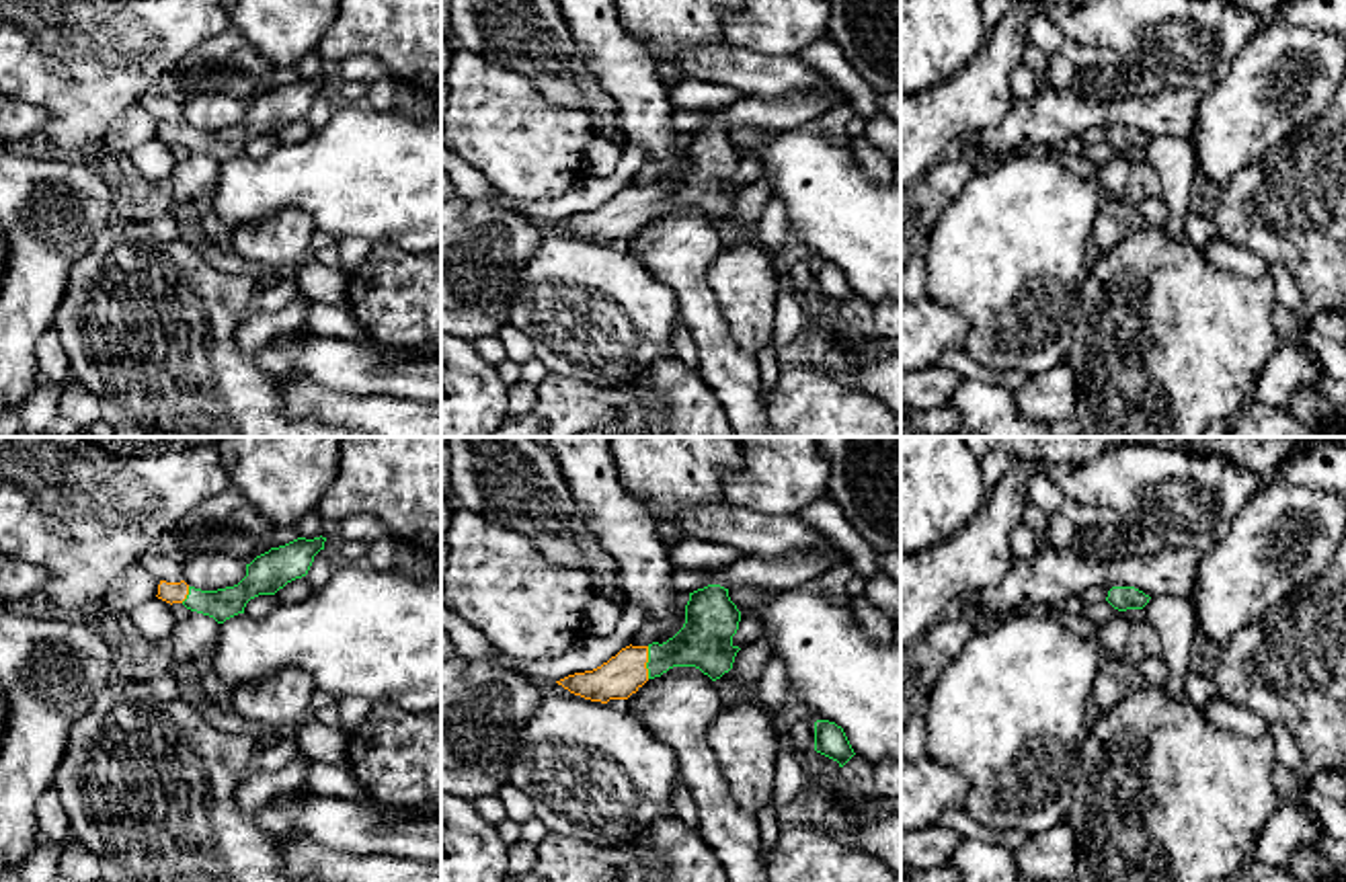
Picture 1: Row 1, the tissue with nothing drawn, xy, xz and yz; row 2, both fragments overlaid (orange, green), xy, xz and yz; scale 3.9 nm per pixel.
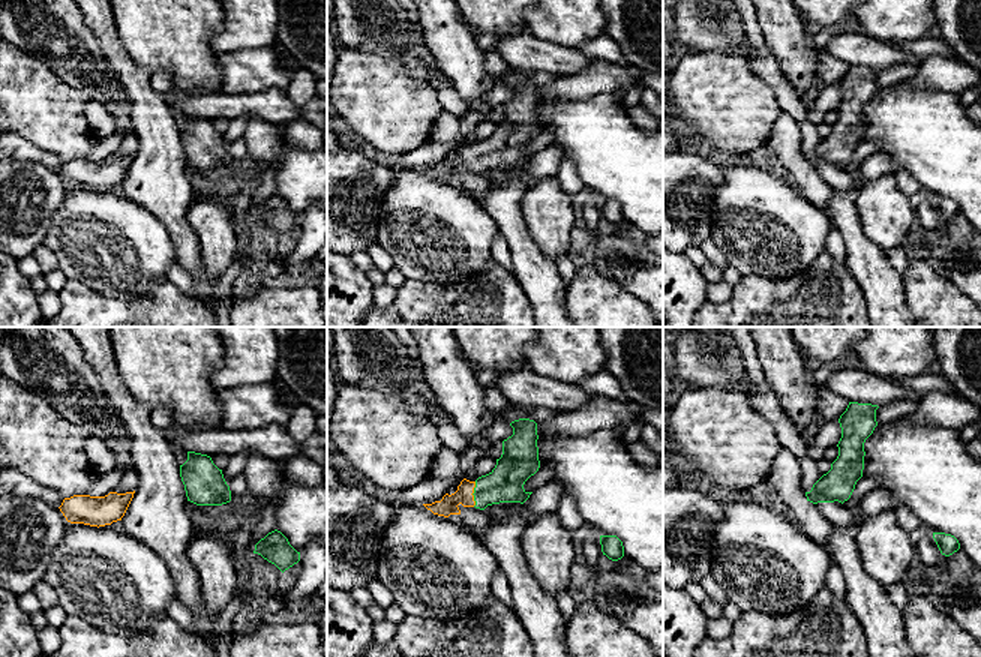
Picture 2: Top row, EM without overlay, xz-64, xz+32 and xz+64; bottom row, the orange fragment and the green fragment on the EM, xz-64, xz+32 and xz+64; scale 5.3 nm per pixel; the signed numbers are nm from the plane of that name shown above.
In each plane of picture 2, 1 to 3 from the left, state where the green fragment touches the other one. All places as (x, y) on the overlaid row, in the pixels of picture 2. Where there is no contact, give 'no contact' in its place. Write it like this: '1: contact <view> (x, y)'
1: no contact
2: contact xz+32 (473, 492)
3: no contact

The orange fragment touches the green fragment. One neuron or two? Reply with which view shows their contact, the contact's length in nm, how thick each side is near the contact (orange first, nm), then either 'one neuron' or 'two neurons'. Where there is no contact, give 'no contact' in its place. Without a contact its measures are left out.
meets orange in xz; contact 130 nm long; 160 nm thick on the orange side, 200 nm on the other; one neuron

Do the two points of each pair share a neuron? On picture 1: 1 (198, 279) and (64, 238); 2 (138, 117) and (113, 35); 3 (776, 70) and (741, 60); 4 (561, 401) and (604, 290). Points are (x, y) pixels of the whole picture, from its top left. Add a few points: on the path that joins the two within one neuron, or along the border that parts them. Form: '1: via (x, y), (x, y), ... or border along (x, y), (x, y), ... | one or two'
1: border along (120, 212), (74, 263), (64, 288) | two
2: border along (138, 101), (109, 126), (103, 136), (107, 146) | two
3: via (768, 70), (749, 68) | one
4: border along (548, 370), (598, 386), (618, 386) | two

